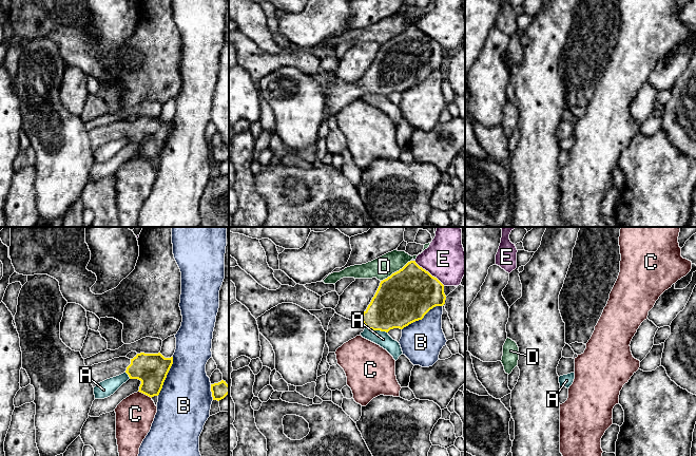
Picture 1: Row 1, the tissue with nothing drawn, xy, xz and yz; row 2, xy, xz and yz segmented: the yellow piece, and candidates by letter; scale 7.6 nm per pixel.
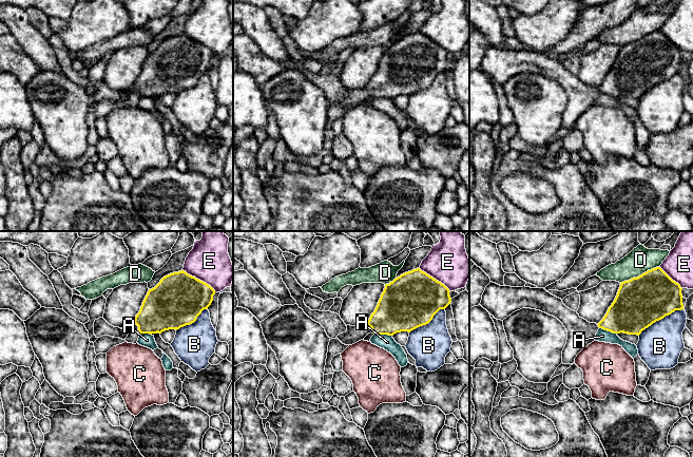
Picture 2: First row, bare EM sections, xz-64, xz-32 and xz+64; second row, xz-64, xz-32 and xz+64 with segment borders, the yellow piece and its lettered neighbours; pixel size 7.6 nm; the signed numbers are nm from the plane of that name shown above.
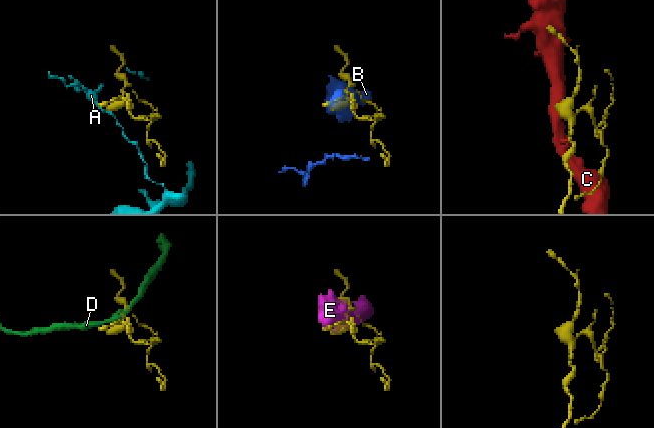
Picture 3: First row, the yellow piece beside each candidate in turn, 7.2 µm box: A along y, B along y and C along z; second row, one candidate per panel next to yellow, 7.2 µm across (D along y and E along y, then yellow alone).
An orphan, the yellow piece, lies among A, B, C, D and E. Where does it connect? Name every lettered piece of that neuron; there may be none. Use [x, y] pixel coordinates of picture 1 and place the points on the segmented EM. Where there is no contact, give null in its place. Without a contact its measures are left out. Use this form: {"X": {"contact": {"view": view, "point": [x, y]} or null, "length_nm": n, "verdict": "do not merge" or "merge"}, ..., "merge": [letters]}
{"A": {"contact": {"view": "xz", "point": [376, 329]}, "length_nm": 170, "verdict": "do not merge"}, "B": {"contact": {"view": "xz", "point": [422, 318]}, "length_nm": 360, "verdict": "do not merge"}, "C": {"contact": {"view": "xy", "point": [144, 394]}, "length_nm": 120, "verdict": "do not merge"}, "D": {"contact": {"view": "xz", "point": [397, 271]}, "length_nm": 280, "verdict": "do not merge"}, "E": {"contact": {"view": "xz", "point": [428, 272]}, "length_nm": 300, "verdict": "do not merge"}, "merge": []}

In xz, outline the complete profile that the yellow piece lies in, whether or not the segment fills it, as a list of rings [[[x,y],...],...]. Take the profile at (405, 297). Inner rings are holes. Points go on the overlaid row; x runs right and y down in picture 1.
[[[415,261],[381,281],[367,309],[359,320],[346,319],[336,312],[326,332],[329,353],[335,353],[365,328],[388,332],[422,320],[436,306],[445,304],[444,285]]]

